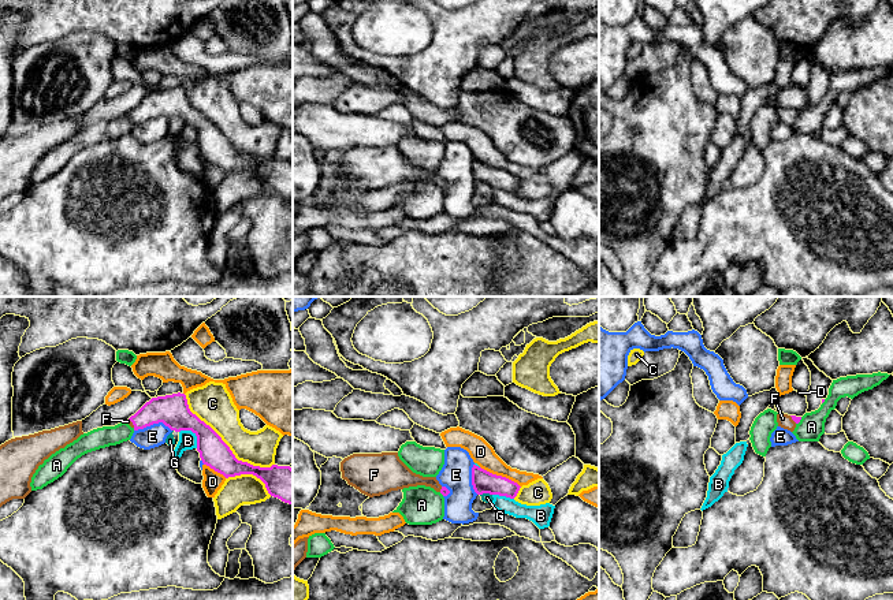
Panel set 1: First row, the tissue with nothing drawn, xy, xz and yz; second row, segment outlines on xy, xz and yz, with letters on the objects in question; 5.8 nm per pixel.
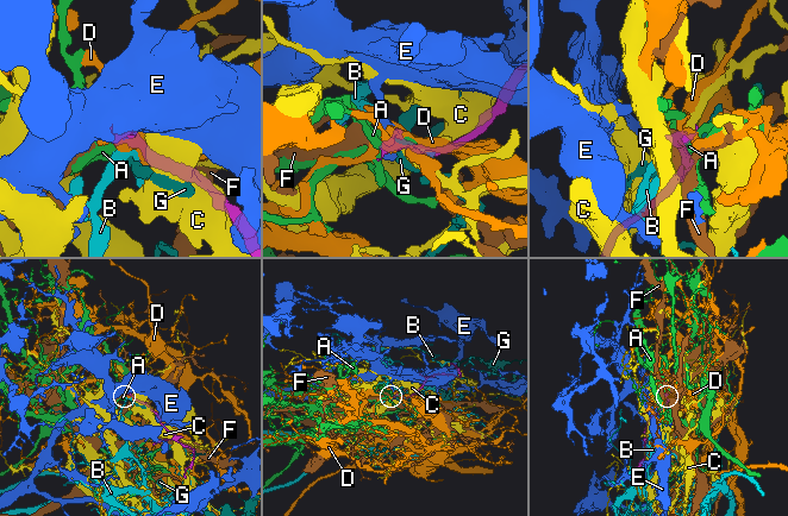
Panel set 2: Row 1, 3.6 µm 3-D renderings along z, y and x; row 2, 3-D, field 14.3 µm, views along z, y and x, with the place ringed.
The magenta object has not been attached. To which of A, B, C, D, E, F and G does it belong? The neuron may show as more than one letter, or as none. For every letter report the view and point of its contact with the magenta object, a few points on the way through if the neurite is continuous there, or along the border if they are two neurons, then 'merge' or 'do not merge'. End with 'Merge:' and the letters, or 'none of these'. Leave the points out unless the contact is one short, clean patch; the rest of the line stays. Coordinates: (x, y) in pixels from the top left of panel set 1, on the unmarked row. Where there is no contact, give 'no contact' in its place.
A: meets magenta in yz at (799, 115); do not merge
B: meets magenta in xy at (196, 129); do not merge
C: meets magenta in xy at (224, 137); do not merge
D: meets magenta in xz at (501, 170); do not merge
E: meets magenta in xy at (152, 118); do not merge
F: meets magenta in xy at (131, 115); runs through xy (172, 104), (155, 104), (131, 115), (127, 115); merge
G: meets magenta in xz at (486, 186); do not merge
Merge: F

